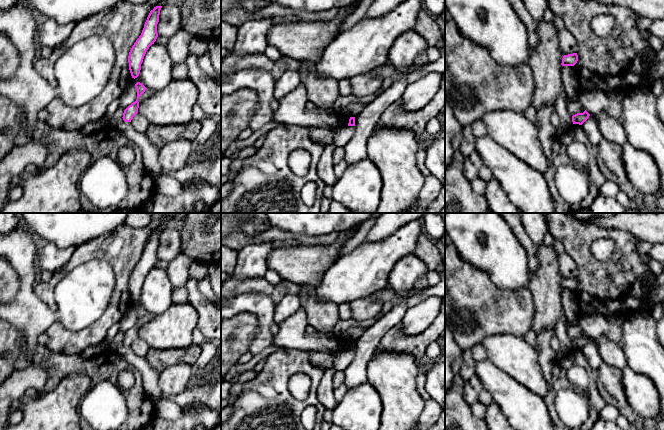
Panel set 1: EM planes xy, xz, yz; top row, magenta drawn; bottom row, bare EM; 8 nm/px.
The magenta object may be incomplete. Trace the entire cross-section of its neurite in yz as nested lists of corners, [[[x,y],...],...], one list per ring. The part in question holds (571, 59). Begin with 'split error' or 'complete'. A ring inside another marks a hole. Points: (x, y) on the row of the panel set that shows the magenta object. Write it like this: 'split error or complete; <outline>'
complete; [[[577,53],[564,55],[562,58],[562,66],[574,66],[578,61]]]

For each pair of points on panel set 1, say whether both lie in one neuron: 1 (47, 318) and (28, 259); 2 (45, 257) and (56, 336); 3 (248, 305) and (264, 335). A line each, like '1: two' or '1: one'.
1: one
2: two
3: one

